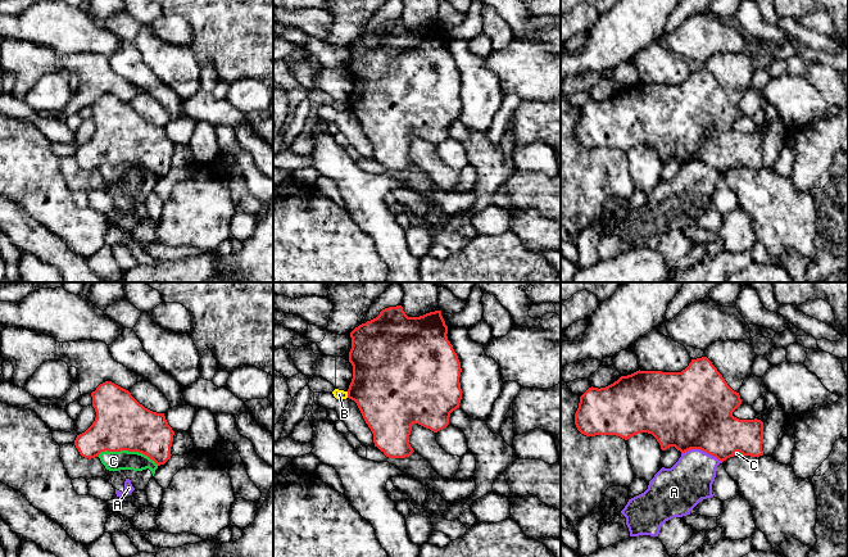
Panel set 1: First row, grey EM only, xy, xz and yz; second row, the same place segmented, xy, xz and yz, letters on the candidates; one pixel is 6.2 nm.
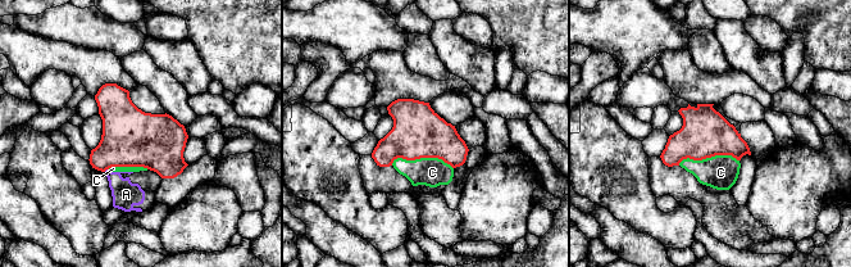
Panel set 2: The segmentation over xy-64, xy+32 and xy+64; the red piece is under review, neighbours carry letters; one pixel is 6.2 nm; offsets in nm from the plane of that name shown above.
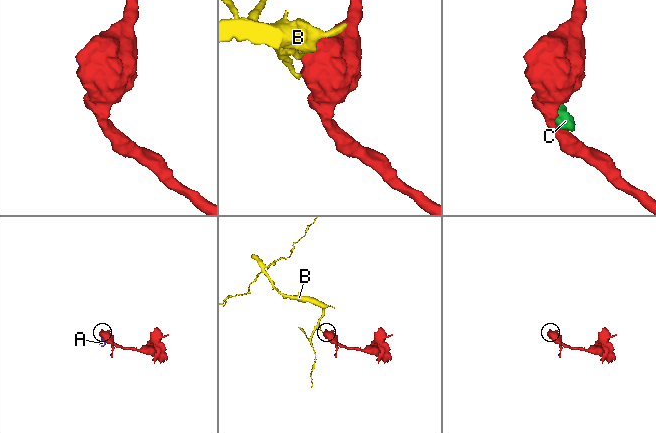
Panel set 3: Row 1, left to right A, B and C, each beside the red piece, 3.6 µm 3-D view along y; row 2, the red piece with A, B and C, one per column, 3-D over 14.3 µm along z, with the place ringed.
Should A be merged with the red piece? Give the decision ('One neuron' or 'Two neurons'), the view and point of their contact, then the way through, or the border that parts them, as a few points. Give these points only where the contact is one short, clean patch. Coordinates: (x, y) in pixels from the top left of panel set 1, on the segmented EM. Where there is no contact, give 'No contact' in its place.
Two neurons. Touches red at yz (702, 449). Boundary: yz (681, 452), (701, 449), (715, 456), (721, 462)

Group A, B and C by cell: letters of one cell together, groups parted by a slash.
A C / B

